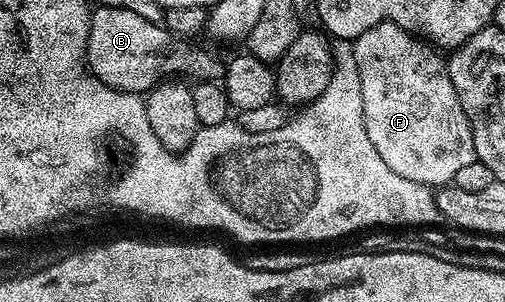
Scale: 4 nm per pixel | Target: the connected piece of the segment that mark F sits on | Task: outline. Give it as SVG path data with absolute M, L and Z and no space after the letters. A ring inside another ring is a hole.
M391 21L370 27L353 42L352 52L361 75L362 112L366 134L386 166L401 178L430 188L450 185L462 166L475 160L472 128L449 78L446 59L430 43Z

